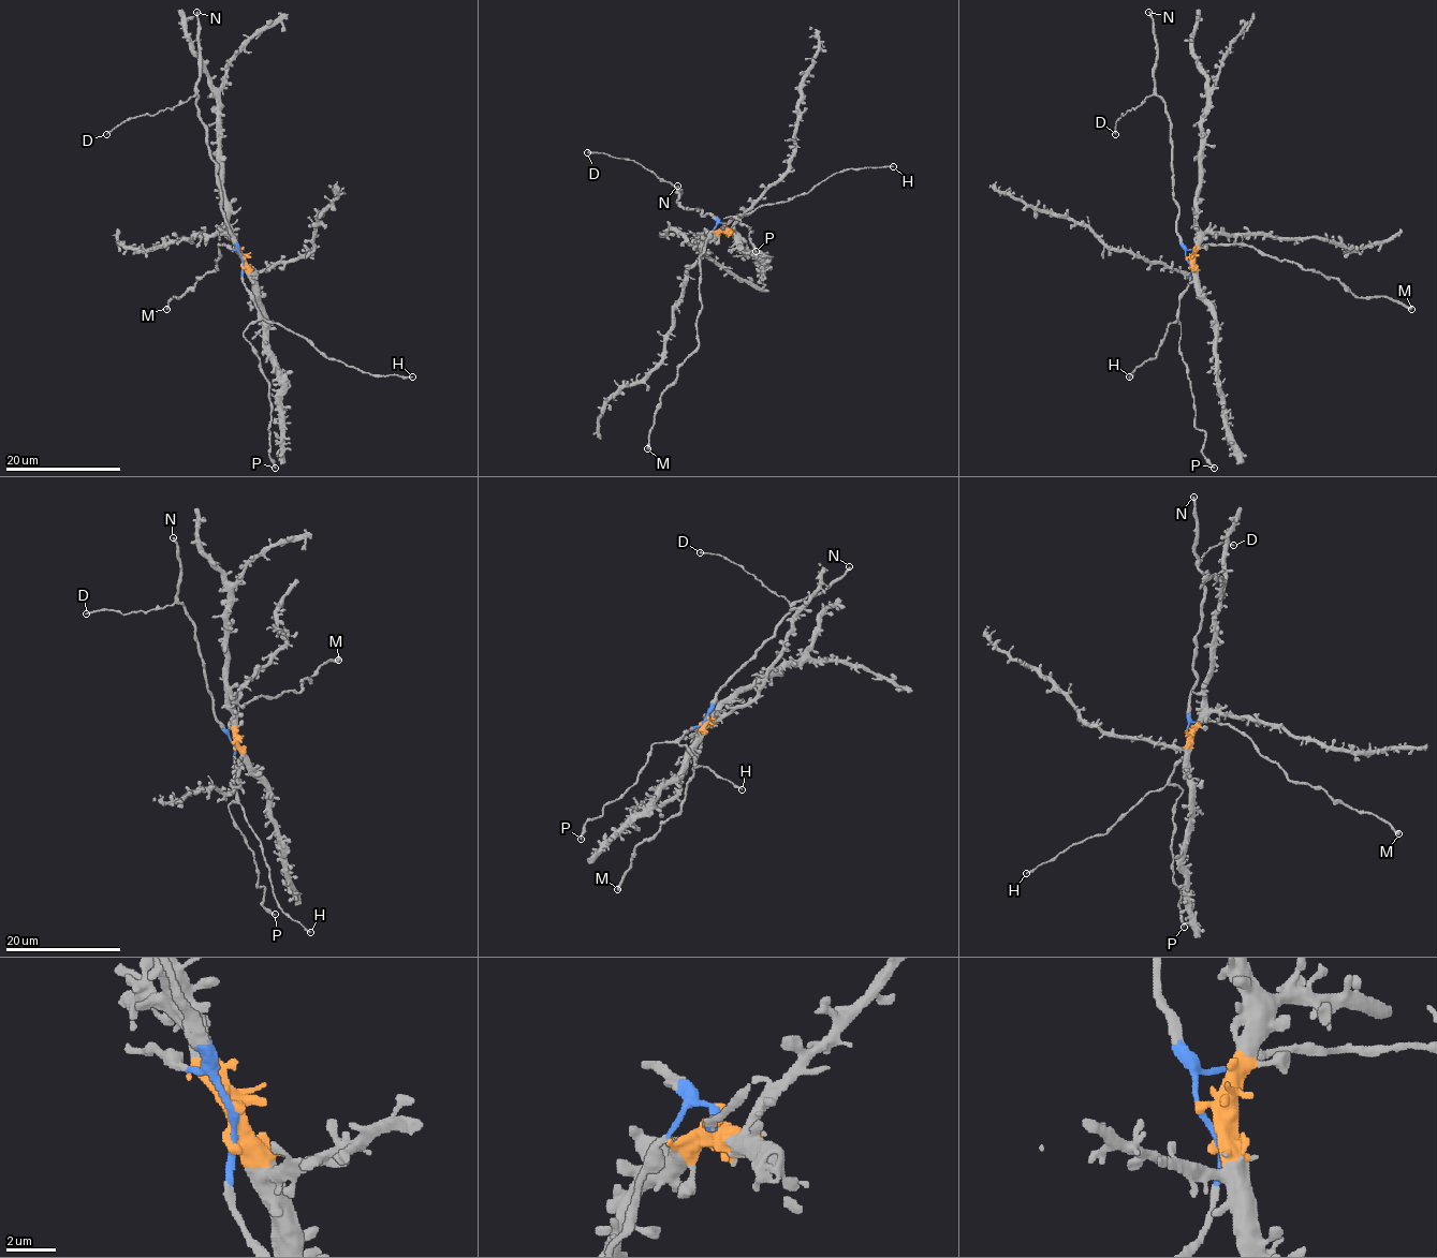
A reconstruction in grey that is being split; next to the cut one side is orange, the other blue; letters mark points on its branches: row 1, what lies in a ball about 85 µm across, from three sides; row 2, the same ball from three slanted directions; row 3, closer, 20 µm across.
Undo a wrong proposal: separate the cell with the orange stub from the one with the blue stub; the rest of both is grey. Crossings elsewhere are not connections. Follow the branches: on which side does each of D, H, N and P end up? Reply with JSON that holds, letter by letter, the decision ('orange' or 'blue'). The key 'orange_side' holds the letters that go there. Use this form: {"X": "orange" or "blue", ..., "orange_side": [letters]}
{"D": "blue", "H": "blue", "N": "blue", "P": "blue", "orange_side": []}

